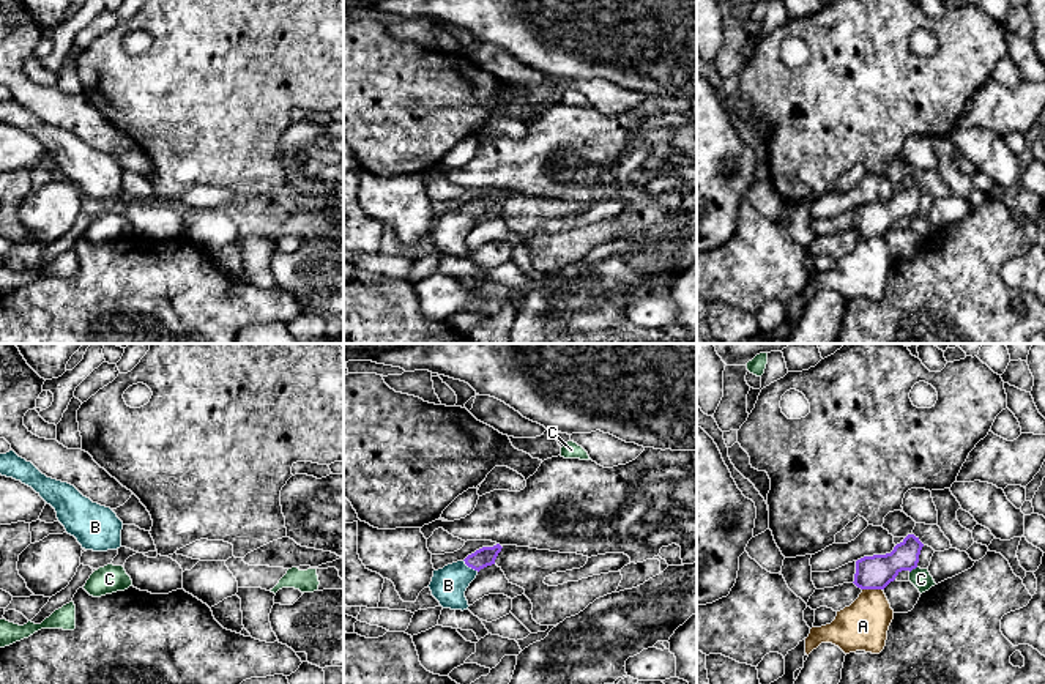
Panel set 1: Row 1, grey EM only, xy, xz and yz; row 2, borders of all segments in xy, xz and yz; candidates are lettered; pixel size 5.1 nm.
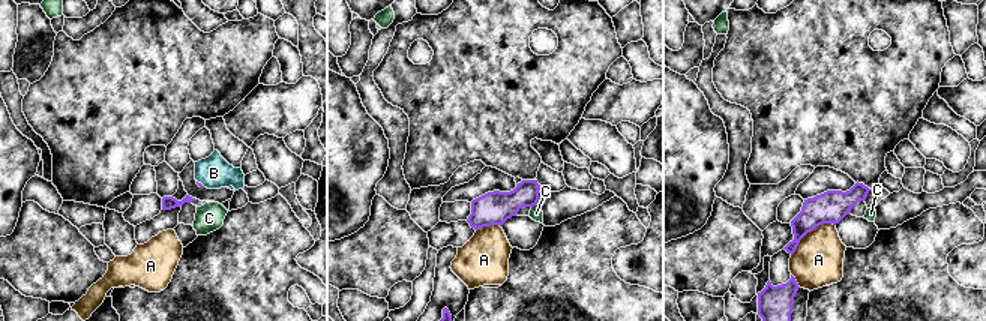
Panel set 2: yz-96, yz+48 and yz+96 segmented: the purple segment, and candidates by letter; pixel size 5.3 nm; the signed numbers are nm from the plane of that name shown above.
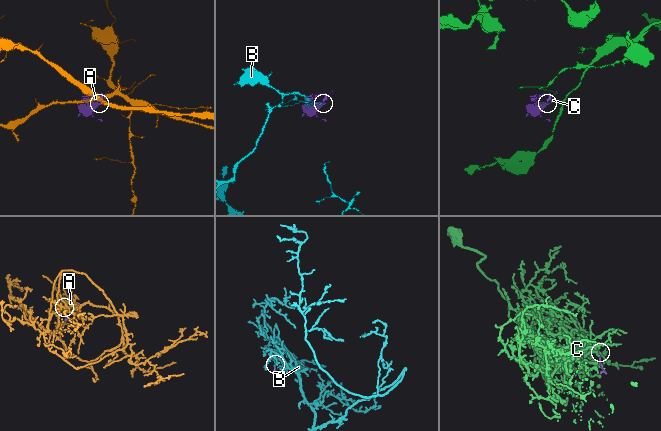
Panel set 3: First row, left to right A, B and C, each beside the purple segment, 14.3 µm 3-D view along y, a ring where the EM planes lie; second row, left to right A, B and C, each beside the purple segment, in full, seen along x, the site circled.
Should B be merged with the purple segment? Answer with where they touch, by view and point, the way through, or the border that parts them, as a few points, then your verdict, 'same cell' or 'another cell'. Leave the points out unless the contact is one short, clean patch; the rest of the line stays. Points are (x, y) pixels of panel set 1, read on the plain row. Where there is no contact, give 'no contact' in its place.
xz (470, 213) | across xz (484, 204), (470, 213), (448, 232) | same cell

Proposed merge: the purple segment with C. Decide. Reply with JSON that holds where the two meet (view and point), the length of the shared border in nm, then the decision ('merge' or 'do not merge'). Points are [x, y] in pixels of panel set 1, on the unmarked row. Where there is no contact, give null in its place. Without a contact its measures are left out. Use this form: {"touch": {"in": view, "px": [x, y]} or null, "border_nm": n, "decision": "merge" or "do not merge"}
{"touch": {"in": "yz", "px": [913, 215]}, "border_nm": 50, "decision": "do not merge"}

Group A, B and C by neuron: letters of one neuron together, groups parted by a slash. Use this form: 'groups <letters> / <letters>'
groups A / B / C

